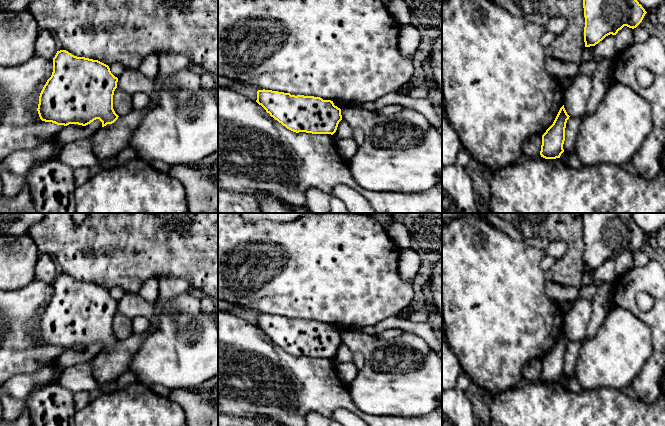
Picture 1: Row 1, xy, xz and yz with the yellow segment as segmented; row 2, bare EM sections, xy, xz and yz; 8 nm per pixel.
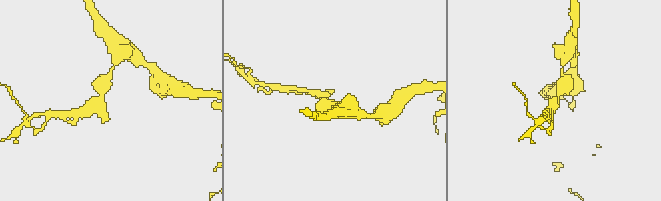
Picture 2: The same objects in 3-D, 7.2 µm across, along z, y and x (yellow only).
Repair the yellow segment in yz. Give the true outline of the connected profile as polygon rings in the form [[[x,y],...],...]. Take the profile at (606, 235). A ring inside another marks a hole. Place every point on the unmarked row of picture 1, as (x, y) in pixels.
[[[582,213],[585,241],[585,271],[595,270],[606,260],[616,259],[624,250],[636,252],[647,237],[634,222],[632,213]]]

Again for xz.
[[[258,314],[256,326],[287,353],[333,359],[342,344],[341,333],[320,321]]]

